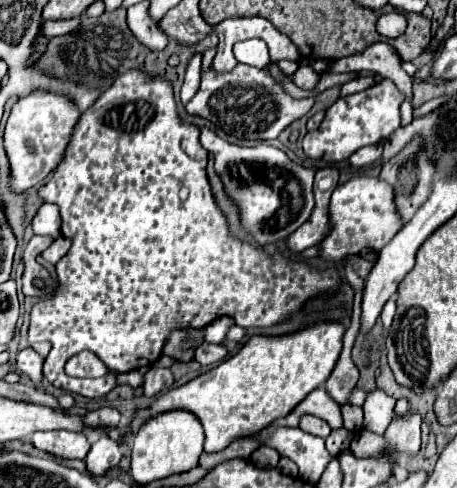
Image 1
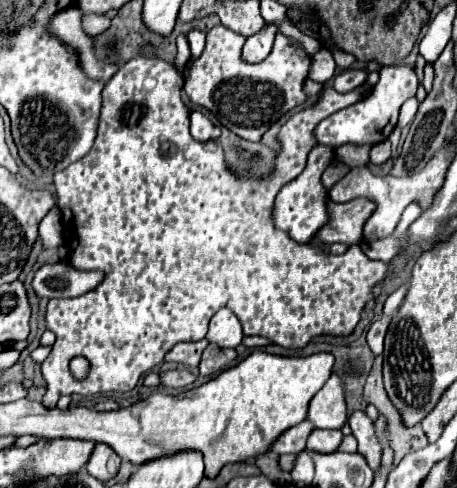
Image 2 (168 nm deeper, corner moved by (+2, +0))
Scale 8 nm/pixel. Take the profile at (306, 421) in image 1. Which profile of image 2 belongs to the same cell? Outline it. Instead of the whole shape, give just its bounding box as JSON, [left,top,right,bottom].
[308,428,342,452]

